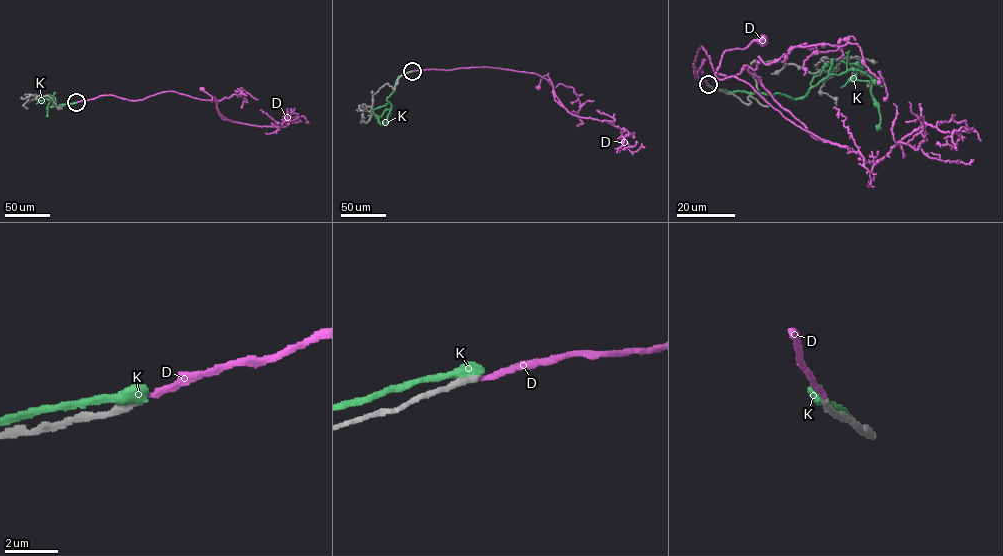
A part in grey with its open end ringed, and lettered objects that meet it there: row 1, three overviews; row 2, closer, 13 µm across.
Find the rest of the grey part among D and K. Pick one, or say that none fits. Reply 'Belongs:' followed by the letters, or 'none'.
Belongs: D

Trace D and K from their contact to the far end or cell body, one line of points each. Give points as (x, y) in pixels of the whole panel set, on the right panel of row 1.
D: (708, 84), (701, 46), (823, 140), (715, 75), (761, 40)
K: (708, 84), (728, 92), (802, 98), (838, 59), (859, 68), (856, 79), (883, 87)

